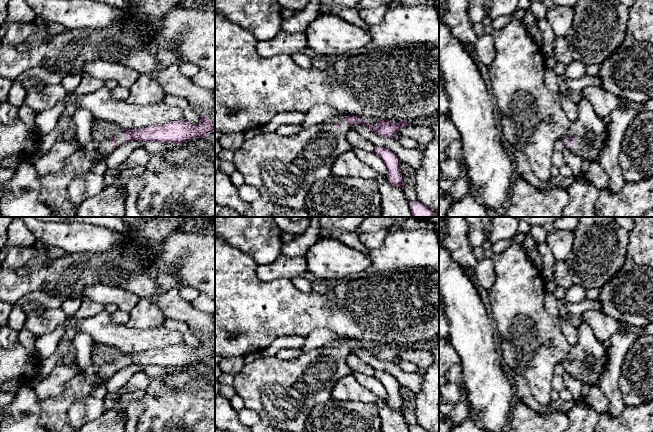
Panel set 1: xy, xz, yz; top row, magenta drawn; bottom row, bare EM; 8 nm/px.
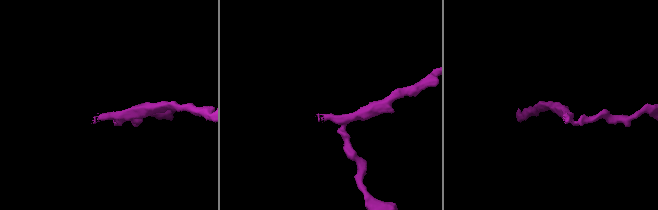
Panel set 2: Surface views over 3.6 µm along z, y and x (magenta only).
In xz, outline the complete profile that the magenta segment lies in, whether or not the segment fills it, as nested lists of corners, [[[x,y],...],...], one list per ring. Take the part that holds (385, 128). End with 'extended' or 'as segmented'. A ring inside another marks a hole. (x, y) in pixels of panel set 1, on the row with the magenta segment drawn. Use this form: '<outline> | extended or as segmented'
[[[348,115],[334,116],[292,136],[259,132],[253,138],[246,139],[242,146],[234,151],[233,163],[243,175],[245,183],[256,188],[261,198],[280,207],[302,210],[311,185],[330,176],[336,159],[351,150],[352,146],[347,141],[346,134],[356,124],[366,125],[374,134],[383,138],[393,138],[400,129],[411,125],[406,121],[392,123],[389,119],[371,125],[361,117]]] | extended

